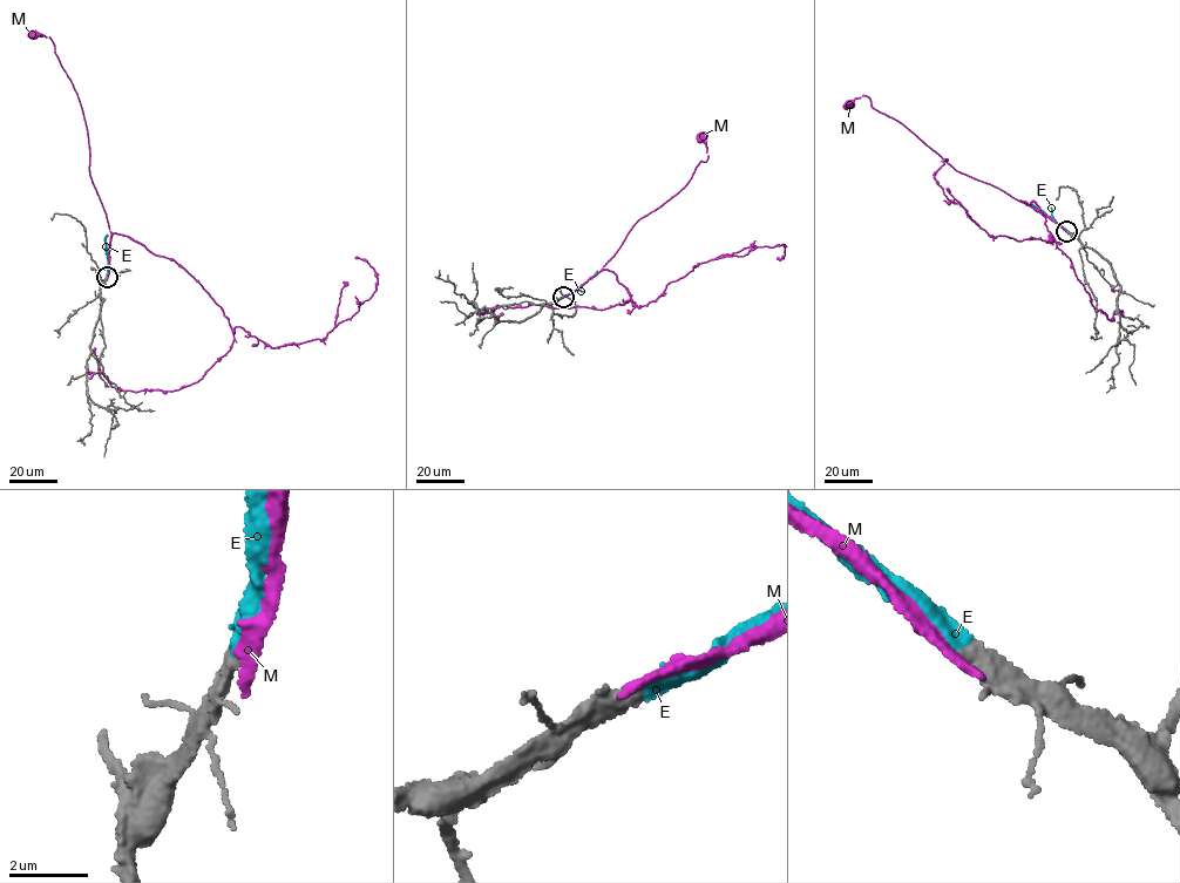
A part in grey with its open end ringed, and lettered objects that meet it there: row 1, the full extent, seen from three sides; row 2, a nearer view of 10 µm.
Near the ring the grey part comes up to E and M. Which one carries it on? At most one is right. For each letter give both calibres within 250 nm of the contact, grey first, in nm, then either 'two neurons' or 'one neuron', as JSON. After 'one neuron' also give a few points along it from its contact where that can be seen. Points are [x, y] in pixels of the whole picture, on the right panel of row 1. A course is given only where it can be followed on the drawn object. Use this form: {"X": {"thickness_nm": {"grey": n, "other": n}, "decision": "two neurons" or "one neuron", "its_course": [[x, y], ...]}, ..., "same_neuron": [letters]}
{"E": {"thickness_nm": {"grey": 440, "other": 400}, "decision": "one neuron", "its_course": [[1066, 231], [1043, 212], [1025, 204]]}, "M": {"thickness_nm": {"grey": 400, "other": 400}, "decision": "two neurons"}, "same_neuron": ["E"]}

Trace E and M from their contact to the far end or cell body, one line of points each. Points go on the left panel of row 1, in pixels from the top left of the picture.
E: (106, 277), (107, 233)
M: (107, 277), (112, 233), (89, 177), (87, 131), (79, 99), (51, 38), (33, 34)

